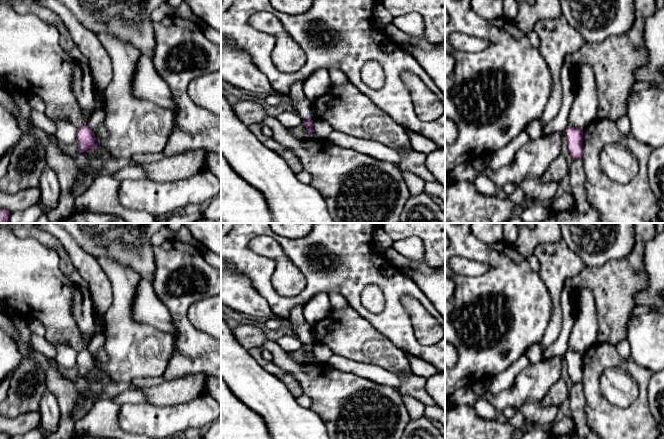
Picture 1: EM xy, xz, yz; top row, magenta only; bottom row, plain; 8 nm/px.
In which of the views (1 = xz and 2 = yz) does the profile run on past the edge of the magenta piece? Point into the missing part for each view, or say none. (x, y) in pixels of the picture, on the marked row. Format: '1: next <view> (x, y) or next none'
1: next none
2: next none

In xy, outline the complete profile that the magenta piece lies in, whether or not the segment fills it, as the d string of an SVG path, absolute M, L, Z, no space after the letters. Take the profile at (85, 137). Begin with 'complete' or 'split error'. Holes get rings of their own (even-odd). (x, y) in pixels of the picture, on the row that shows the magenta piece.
complete; M88 125L78 128L76 134L76 141L78 143L78 150L84 152L96 145L95 134Z

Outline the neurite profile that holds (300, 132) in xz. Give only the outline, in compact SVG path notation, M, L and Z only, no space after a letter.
M302 122L300 125L293 127L293 128L287 128L287 130L297 139L300 140L317 140L320 139L320 137L314 132L308 130L304 123Z

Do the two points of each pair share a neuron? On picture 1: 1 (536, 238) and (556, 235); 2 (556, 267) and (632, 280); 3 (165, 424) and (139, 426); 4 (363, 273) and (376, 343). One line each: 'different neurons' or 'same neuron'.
1: same neuron
2: different neurons
3: same neuron
4: different neurons

